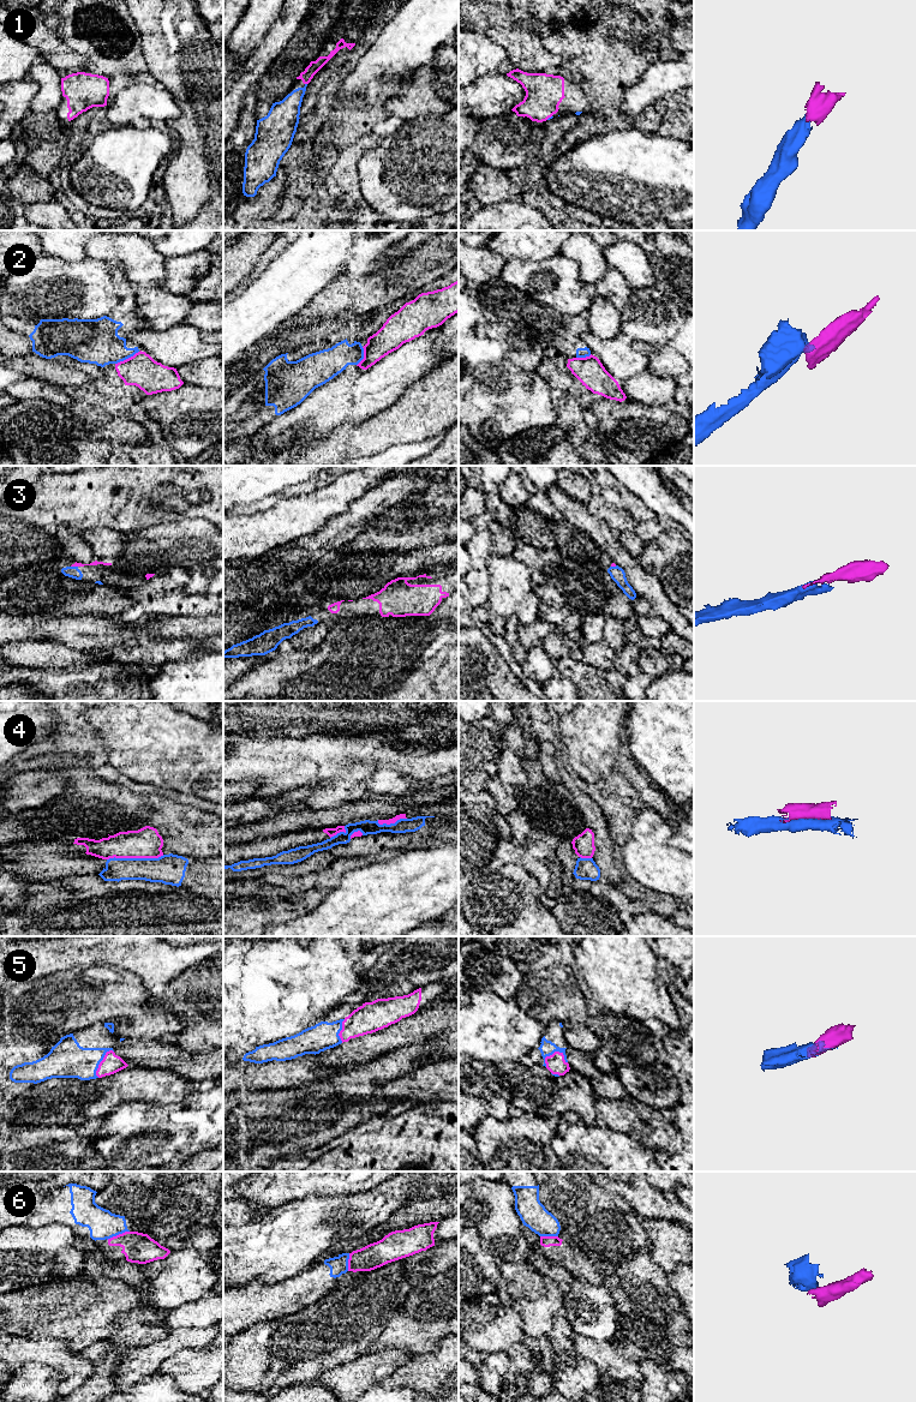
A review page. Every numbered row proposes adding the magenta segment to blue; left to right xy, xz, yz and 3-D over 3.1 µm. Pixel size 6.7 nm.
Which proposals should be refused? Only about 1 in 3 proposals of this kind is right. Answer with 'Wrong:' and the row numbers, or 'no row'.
Wrong: 2, 4, 6

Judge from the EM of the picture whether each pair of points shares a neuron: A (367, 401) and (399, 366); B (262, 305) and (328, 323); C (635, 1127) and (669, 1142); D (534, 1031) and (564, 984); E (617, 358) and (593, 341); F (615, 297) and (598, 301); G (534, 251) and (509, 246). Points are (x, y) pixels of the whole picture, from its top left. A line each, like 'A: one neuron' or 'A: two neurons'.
A: one neuron
B: two neurons
C: one neuron
D: two neurons
E: one neuron
F: two neurons
G: one neuron

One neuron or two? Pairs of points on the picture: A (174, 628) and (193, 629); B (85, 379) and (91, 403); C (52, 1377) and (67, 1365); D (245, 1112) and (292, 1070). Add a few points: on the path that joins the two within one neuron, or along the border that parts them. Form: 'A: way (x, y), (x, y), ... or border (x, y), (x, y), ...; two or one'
A: way (179, 628), (189, 628); one
B: border (91, 385), (60, 387); two
C: border (30, 1364), (52, 1365), (63, 1376), (59, 1389); two
D: border (235, 1090), (252, 1090), (255, 1092); two

